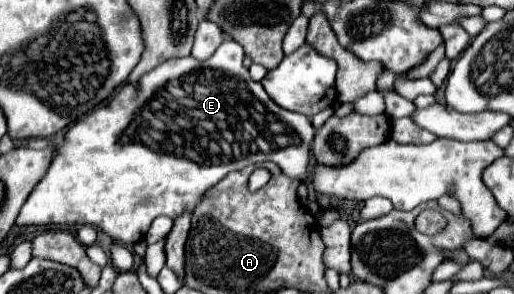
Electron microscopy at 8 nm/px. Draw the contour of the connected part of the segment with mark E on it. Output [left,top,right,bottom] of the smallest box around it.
[16,39,314,245]

